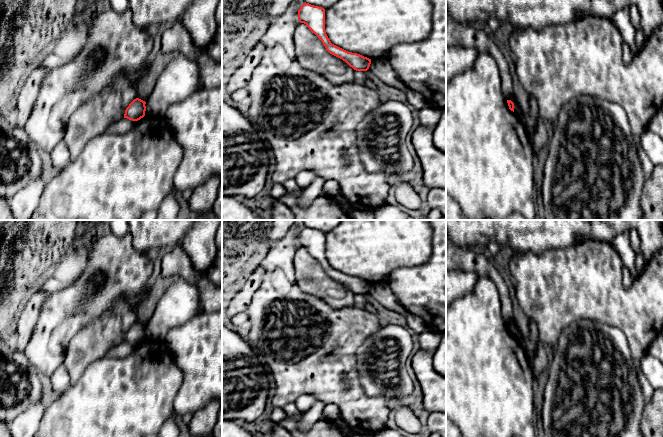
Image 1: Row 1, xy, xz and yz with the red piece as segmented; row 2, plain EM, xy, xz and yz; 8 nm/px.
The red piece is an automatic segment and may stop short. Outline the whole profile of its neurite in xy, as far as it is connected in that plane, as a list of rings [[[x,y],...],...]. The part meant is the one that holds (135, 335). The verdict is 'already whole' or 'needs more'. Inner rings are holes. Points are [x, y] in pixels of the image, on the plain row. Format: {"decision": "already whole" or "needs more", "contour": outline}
{"decision": "already whole", "contour": [[[136,322],[134,323],[125,334],[124,342],[132,345],[138,345],[145,340],[146,326]]]}

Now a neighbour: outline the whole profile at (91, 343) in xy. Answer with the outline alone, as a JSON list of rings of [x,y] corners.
[[[121,295],[106,312],[89,320],[87,325],[76,332],[69,342],[63,362],[70,376],[70,386],[79,380],[90,364],[106,358],[106,353],[111,348],[124,342],[126,332],[137,322],[137,318],[137,310],[130,304],[129,296]]]

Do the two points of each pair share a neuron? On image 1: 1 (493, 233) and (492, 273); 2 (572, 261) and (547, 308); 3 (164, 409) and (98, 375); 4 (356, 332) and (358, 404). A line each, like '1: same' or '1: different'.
1: different
2: same
3: same
4: same

